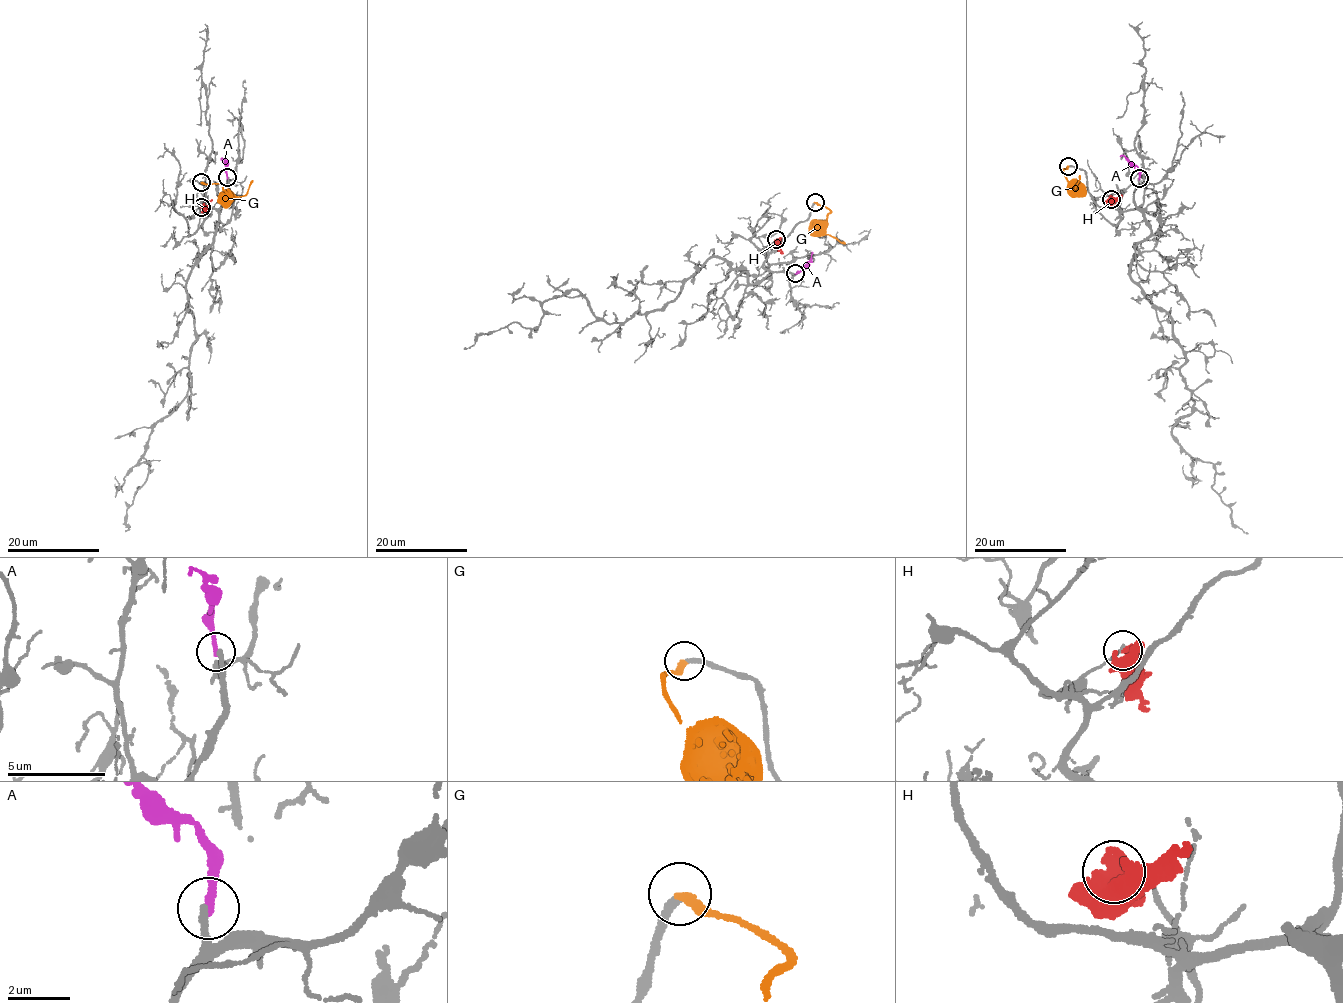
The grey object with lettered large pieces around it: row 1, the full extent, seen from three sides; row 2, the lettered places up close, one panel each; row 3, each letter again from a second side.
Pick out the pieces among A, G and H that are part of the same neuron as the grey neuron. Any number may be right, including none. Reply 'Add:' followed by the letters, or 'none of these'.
Add: G

